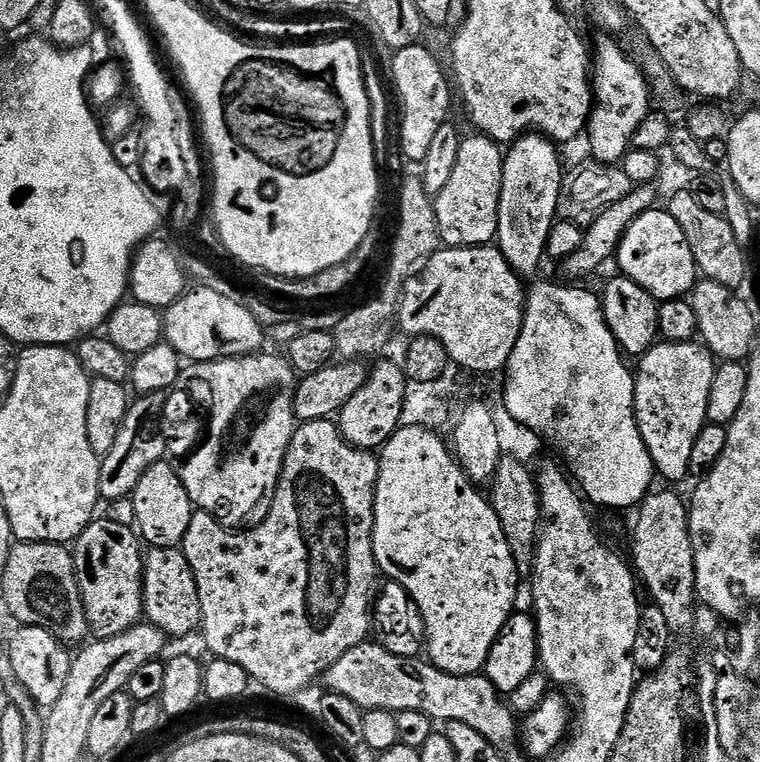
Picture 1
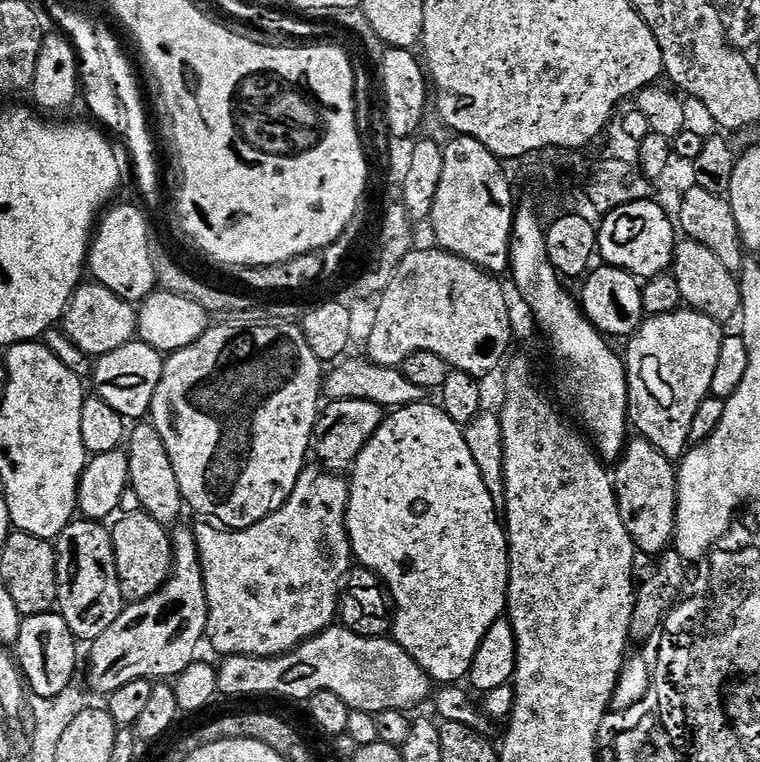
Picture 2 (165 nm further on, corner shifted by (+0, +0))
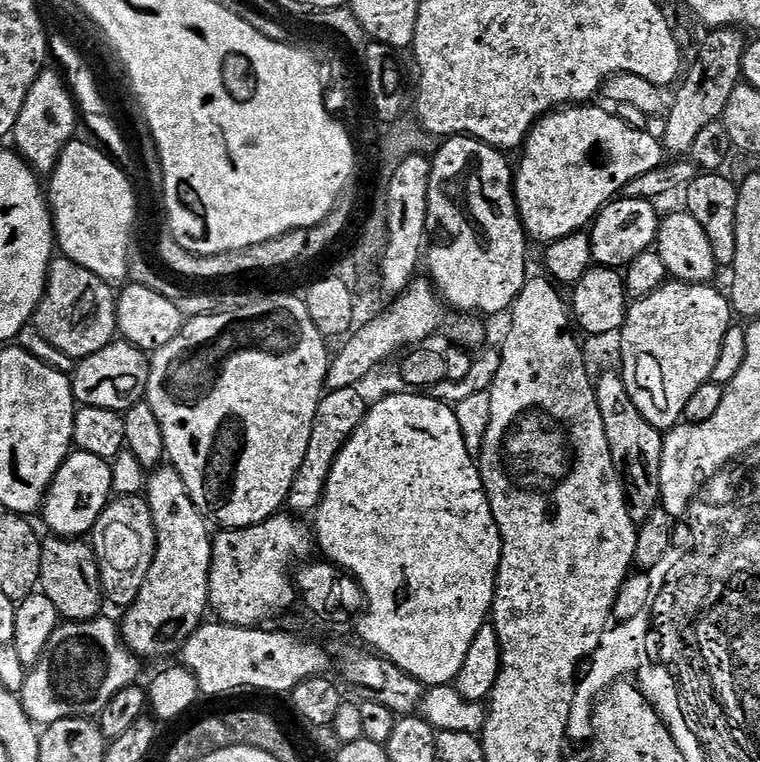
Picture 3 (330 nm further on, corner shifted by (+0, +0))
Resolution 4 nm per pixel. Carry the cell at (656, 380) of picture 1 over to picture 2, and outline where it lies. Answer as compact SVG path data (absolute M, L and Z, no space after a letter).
M681 310L649 316L640 325L637 332L632 333L626 352L628 370L628 418L641 437L649 440L666 458L673 462L684 459L690 447L690 426L694 416L698 414L698 406L709 396L714 382L714 366L718 366L718 350L722 350L726 332L722 330L721 321L710 318L701 312Z

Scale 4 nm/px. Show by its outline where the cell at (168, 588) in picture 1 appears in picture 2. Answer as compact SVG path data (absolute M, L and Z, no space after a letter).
M142 510L138 514L121 515L116 522L116 525L111 525L110 531L124 599L135 602L150 598L172 575L172 538L169 529L154 522L154 518Z

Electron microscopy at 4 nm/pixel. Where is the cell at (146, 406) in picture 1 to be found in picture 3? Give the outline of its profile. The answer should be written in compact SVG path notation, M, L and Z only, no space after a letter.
M73 451L64 460L64 465L52 480L48 494L42 505L42 517L49 533L61 538L84 538L87 532L99 525L104 509L113 499L112 466L102 458L94 458L94 454Z

